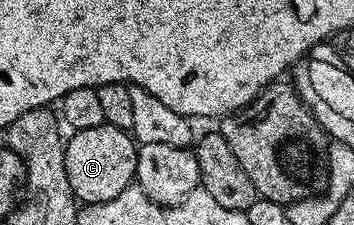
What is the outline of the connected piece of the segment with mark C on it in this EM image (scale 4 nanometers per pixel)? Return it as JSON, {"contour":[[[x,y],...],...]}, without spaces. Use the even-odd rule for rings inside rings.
{"contour":[[[106,122],[94,129],[73,132],[64,146],[66,175],[72,194],[84,205],[102,204],[118,197],[136,178],[138,151],[138,145],[129,132]]]}

